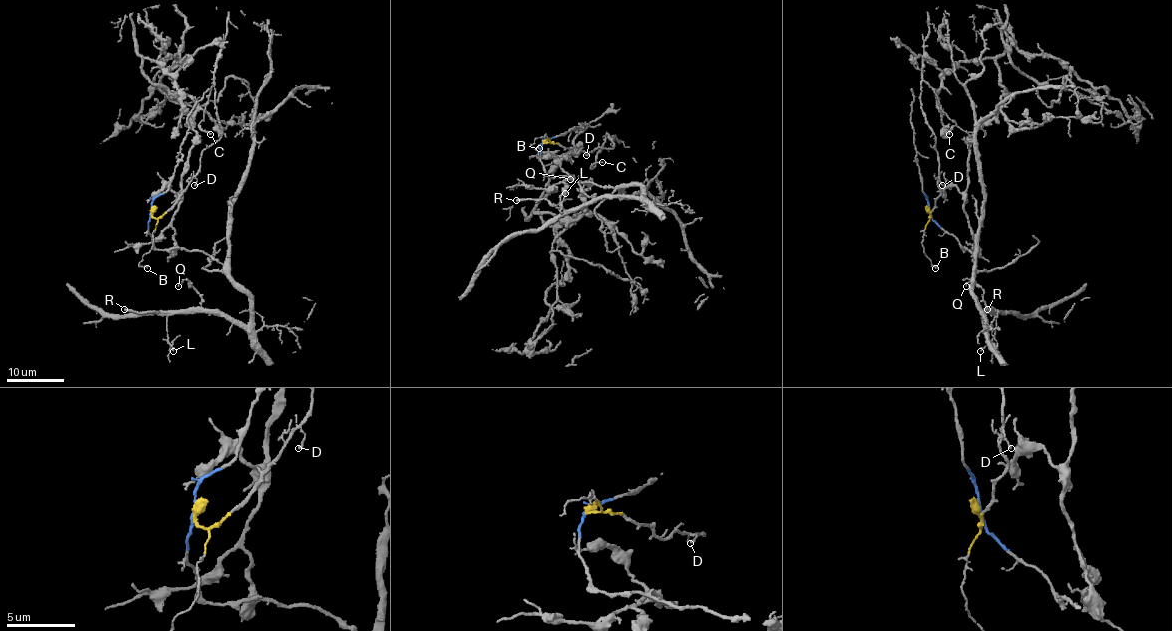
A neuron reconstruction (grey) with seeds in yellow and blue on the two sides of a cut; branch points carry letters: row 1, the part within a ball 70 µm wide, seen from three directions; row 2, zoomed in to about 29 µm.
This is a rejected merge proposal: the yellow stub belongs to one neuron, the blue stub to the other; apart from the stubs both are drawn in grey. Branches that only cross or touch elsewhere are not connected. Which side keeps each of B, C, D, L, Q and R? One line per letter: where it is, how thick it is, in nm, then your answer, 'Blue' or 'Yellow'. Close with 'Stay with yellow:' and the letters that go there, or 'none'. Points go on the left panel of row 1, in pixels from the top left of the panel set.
B: Place: (147, 268). Thickness 120 nm. Yellow
C: Place: (210, 134). Thickness 150 nm. Yellow
D: Place: (194, 185). Thickness 120 nm. Yellow
L: Place: (173, 351). Thickness 150 nm. Blue
Q: Place: (178, 286). Thickness 100 nm. Blue
R: Place: (124, 309). Thickness 280 nm. Blue
Stay with yellow: B, C, D

